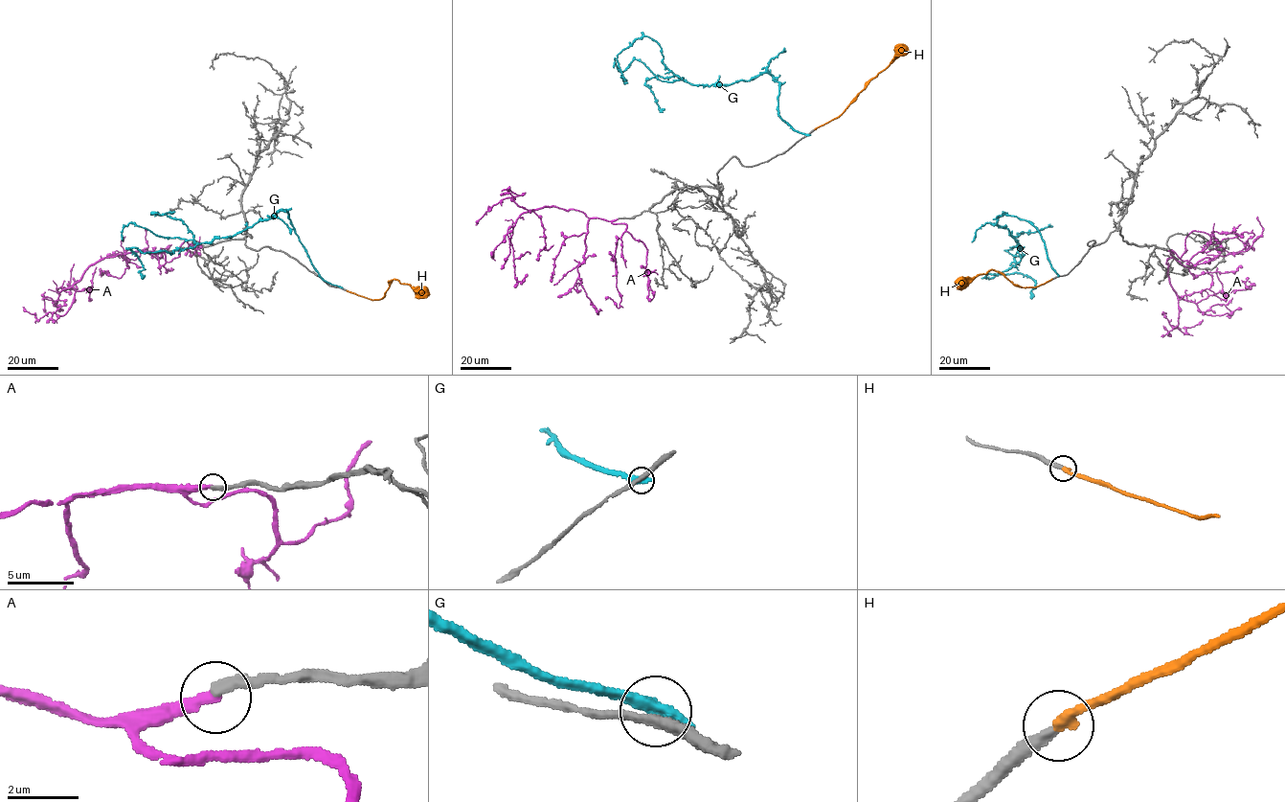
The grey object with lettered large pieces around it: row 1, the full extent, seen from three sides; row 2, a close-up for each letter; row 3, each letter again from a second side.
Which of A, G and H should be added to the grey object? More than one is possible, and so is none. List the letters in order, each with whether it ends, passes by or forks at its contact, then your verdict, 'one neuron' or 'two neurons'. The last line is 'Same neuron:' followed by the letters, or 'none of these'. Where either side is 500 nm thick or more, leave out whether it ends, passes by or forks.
A: it ends | two neurons
G: it ends | two neurons
H: it ends | one neuron
Same neuron: H

